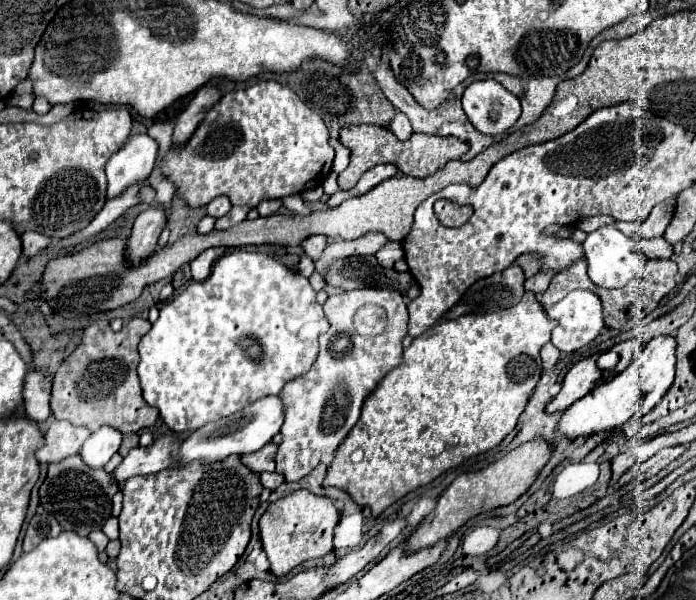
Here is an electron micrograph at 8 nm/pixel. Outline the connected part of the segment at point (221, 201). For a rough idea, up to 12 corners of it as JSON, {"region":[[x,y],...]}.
{"region":[[217,197],[207,205],[207,213],[215,219],[231,209],[227,197]]}

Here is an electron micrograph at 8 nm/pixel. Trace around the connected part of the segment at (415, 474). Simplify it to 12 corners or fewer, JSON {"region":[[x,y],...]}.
{"region":[[437,321],[323,485],[377,517],[515,429],[557,321]]}

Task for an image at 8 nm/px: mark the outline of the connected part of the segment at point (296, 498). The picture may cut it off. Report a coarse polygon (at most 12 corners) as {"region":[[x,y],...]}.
{"region":[[295,491],[259,521],[271,573],[333,551],[339,511]]}

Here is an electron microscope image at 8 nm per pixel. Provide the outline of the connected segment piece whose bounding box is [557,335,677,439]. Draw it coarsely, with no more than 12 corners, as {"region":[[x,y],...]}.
{"region":[[653,337],[631,365],[563,411],[589,437],[647,415],[675,377],[677,339]]}

